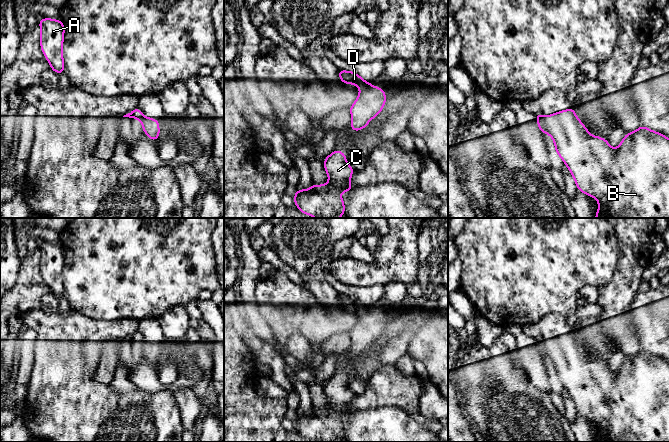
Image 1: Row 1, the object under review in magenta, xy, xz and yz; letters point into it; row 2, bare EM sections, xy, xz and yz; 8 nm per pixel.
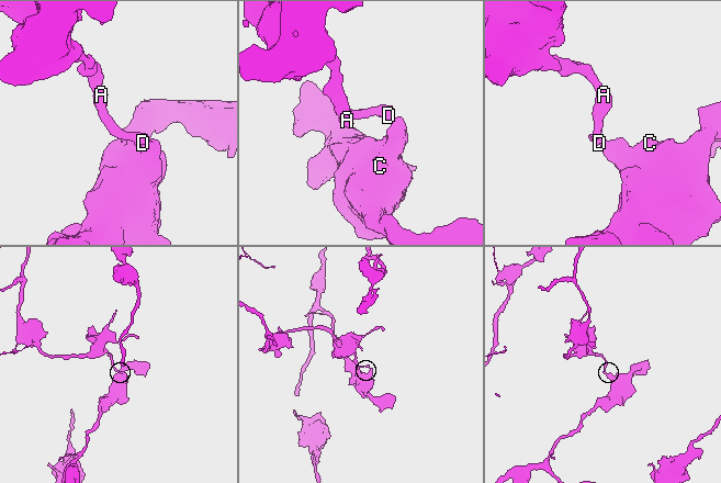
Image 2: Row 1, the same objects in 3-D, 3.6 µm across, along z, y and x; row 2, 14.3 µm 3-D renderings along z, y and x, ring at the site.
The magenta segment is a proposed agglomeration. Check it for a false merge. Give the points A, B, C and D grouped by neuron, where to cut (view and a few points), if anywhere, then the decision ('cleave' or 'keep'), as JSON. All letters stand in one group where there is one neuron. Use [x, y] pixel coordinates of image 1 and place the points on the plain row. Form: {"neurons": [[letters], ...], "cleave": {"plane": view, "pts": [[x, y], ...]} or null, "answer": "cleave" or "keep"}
{"neurons": [["A", "D"], ["B", "C"]], "cleave": {"plane": "xz", "pts": [[368, 306], [361, 314]]}, "answer": "cleave"}

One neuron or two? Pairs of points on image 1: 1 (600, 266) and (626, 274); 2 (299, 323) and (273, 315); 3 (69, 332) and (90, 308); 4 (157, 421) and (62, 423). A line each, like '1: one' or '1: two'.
1: two
2: one
3: two
4: one

